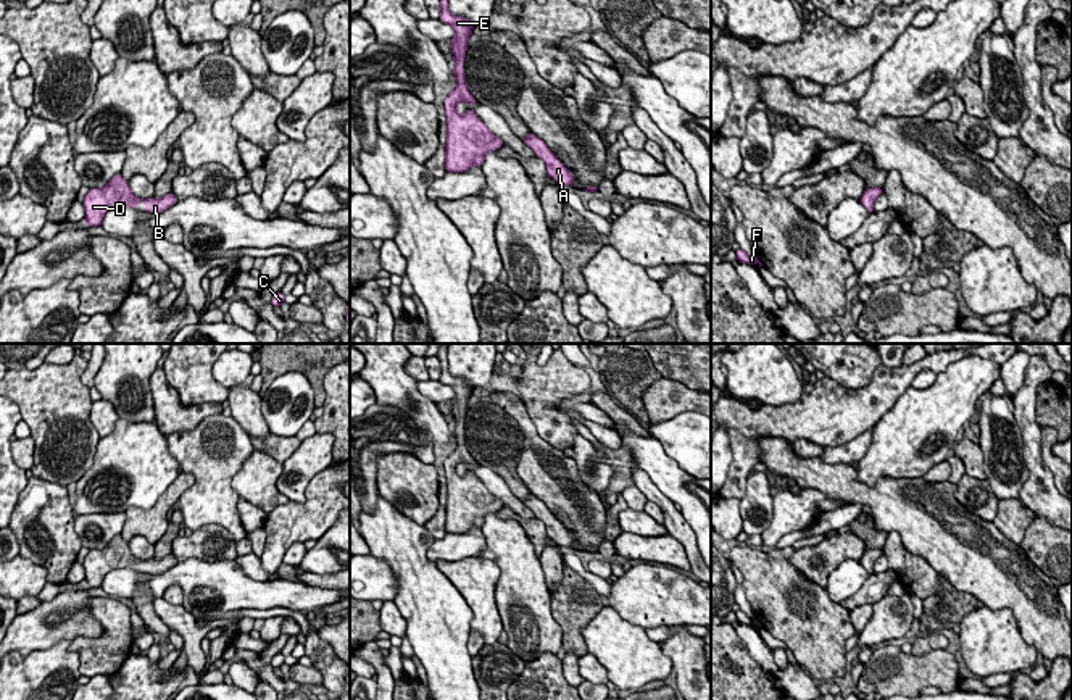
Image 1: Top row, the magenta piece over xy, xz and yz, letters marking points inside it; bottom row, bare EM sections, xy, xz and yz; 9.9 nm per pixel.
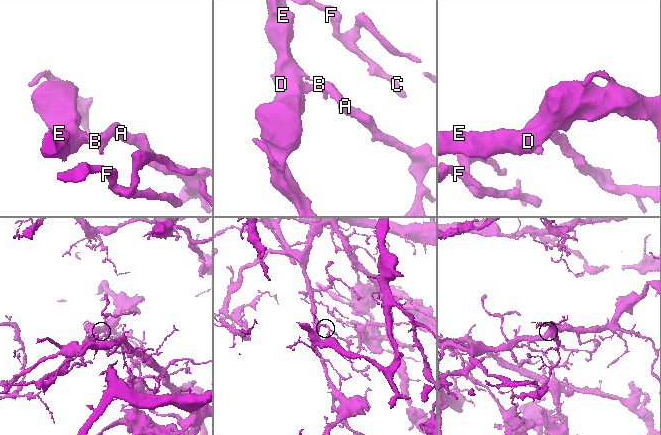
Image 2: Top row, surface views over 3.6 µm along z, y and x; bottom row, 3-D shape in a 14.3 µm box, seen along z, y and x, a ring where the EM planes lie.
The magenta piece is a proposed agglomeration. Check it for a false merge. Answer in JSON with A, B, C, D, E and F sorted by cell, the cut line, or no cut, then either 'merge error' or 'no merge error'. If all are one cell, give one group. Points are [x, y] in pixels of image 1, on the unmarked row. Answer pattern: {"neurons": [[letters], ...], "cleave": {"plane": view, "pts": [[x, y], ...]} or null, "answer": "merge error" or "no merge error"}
{"neurons": [["A", "B", "C", "D", "E", "F"]], "cleave": null, "answer": "no merge error"}

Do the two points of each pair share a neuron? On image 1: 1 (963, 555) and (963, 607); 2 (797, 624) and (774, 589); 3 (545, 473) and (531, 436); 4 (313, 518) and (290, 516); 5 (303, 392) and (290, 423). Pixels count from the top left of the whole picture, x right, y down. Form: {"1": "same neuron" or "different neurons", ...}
{"1": "different neurons", "2": "same neuron", "3": "same neuron", "4": "same neuron", "5": "same neuron"}

